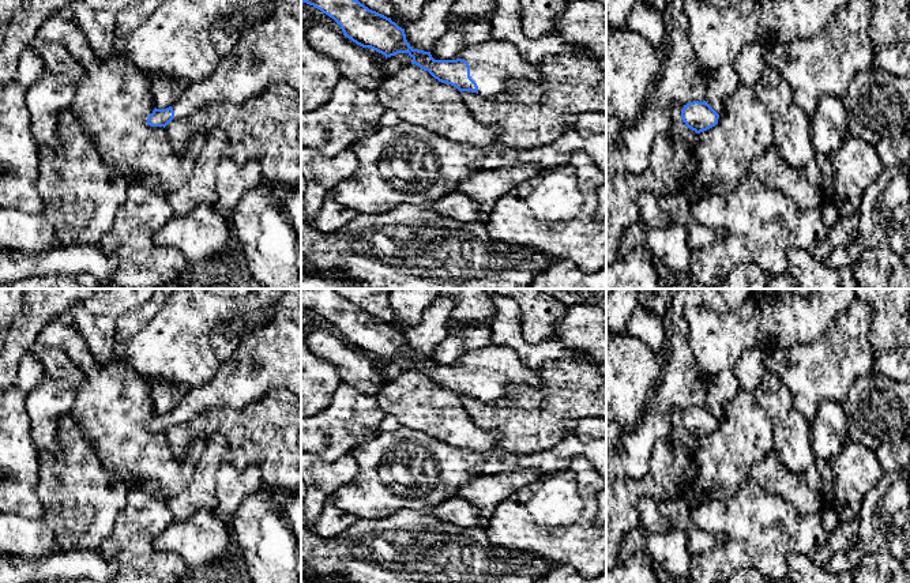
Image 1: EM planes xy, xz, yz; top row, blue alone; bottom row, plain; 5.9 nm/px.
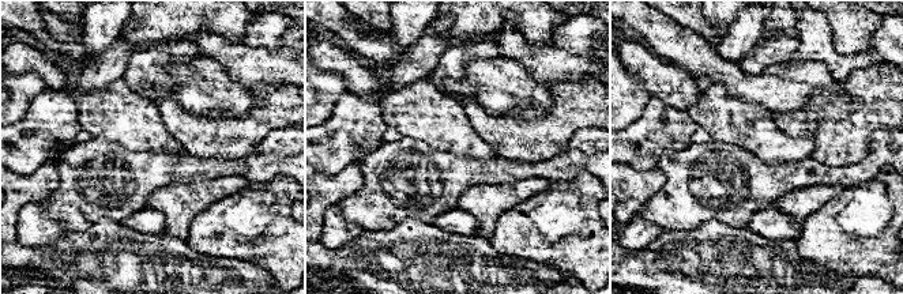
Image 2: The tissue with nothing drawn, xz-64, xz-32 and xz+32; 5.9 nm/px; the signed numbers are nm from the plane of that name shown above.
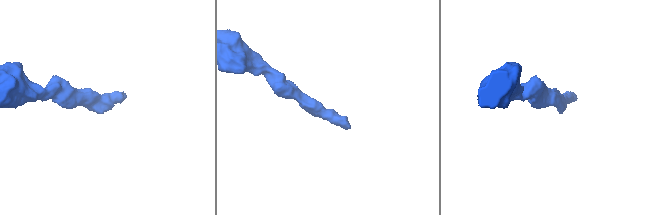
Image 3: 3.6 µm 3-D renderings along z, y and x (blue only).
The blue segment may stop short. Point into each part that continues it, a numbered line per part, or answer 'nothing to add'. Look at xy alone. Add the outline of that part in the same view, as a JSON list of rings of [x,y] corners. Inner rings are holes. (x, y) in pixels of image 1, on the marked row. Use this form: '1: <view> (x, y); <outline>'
1: xy (269, 52); [[[278,0],[270,19],[245,29],[233,50],[219,61],[208,78],[189,82],[172,106],[172,121],[204,108],[225,109],[229,105],[241,105],[275,83],[292,86],[301,95],[301,0]]]

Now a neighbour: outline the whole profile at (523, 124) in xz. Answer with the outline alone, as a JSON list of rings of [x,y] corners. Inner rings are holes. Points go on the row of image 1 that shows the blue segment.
[[[565,53],[549,57],[538,67],[542,75],[541,84],[531,84],[524,98],[499,98],[489,101],[477,93],[462,91],[462,98],[470,113],[482,124],[492,124],[500,128],[499,142],[509,147],[530,150],[557,140],[565,129],[567,117],[582,112],[599,112],[606,114],[606,67],[597,59],[583,53]]]

